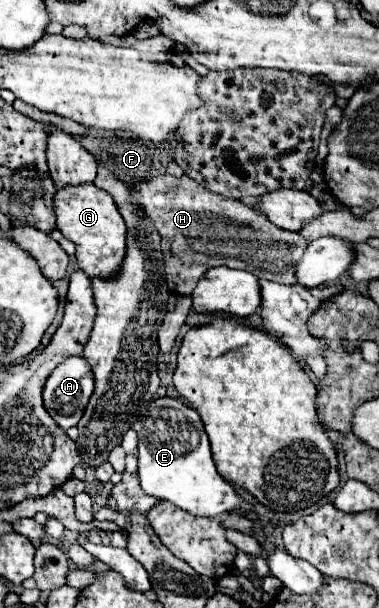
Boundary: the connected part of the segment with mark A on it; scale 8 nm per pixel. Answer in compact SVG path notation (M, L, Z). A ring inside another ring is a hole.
M69 357L47 377L43 385L43 407L59 427L69 429L79 423L93 387L95 381L87 363L81 357Z

